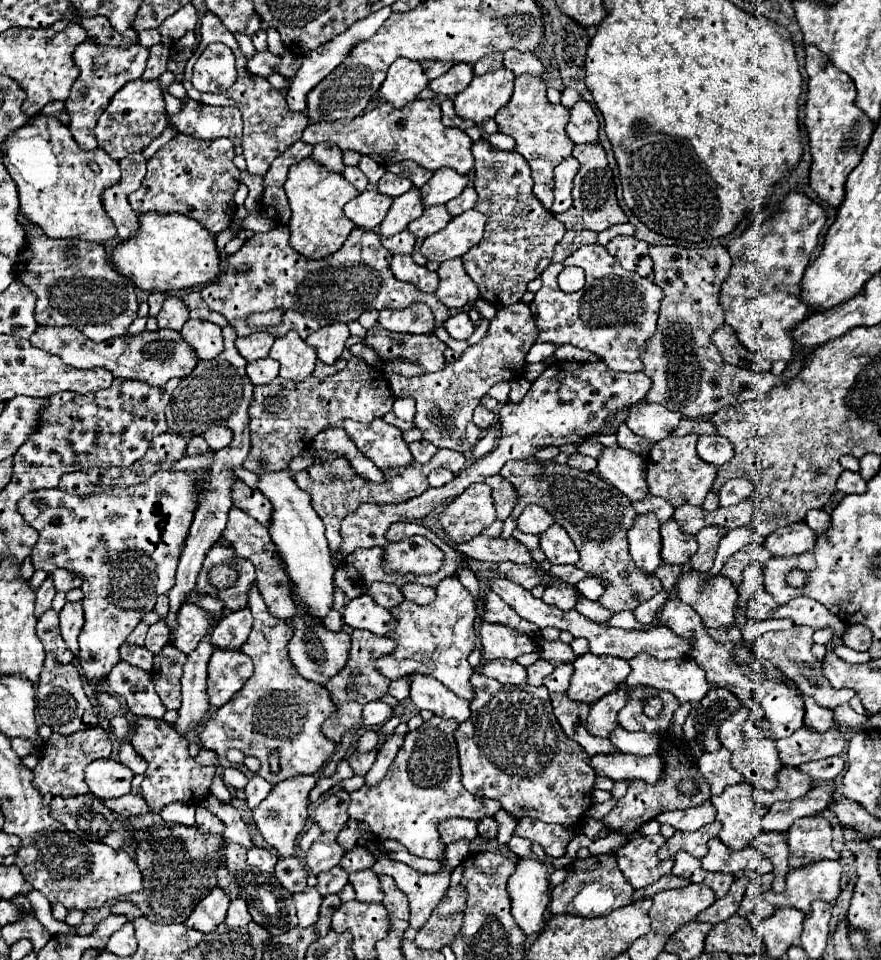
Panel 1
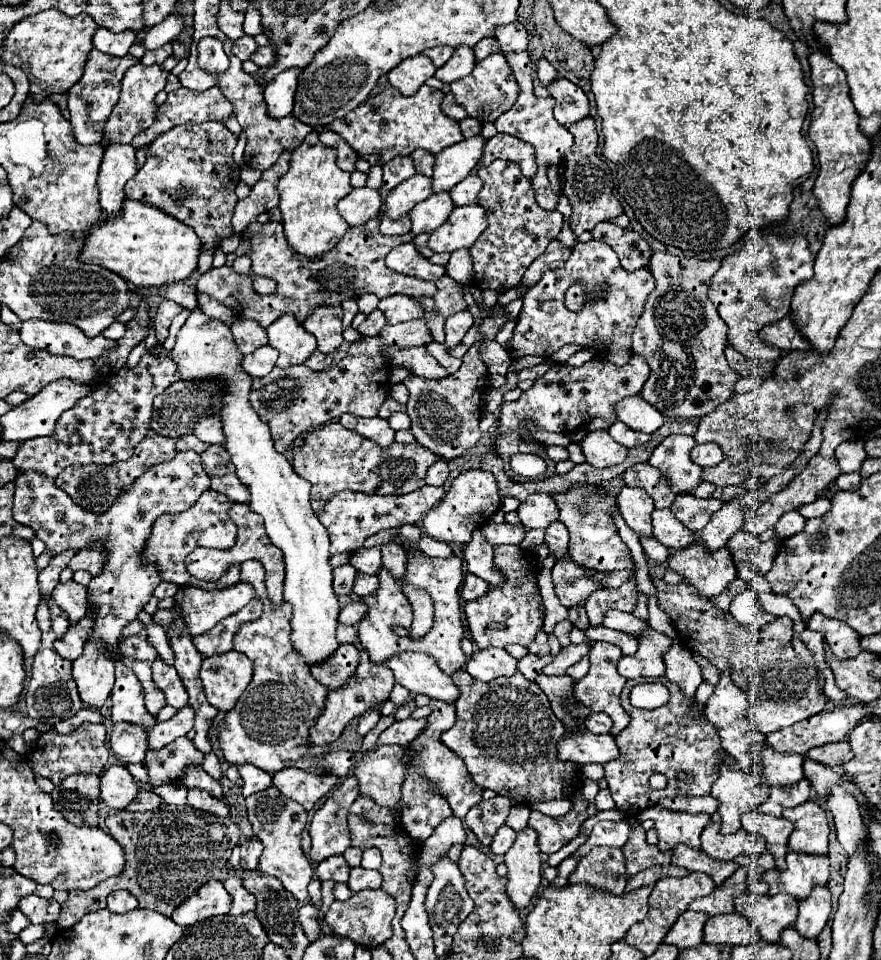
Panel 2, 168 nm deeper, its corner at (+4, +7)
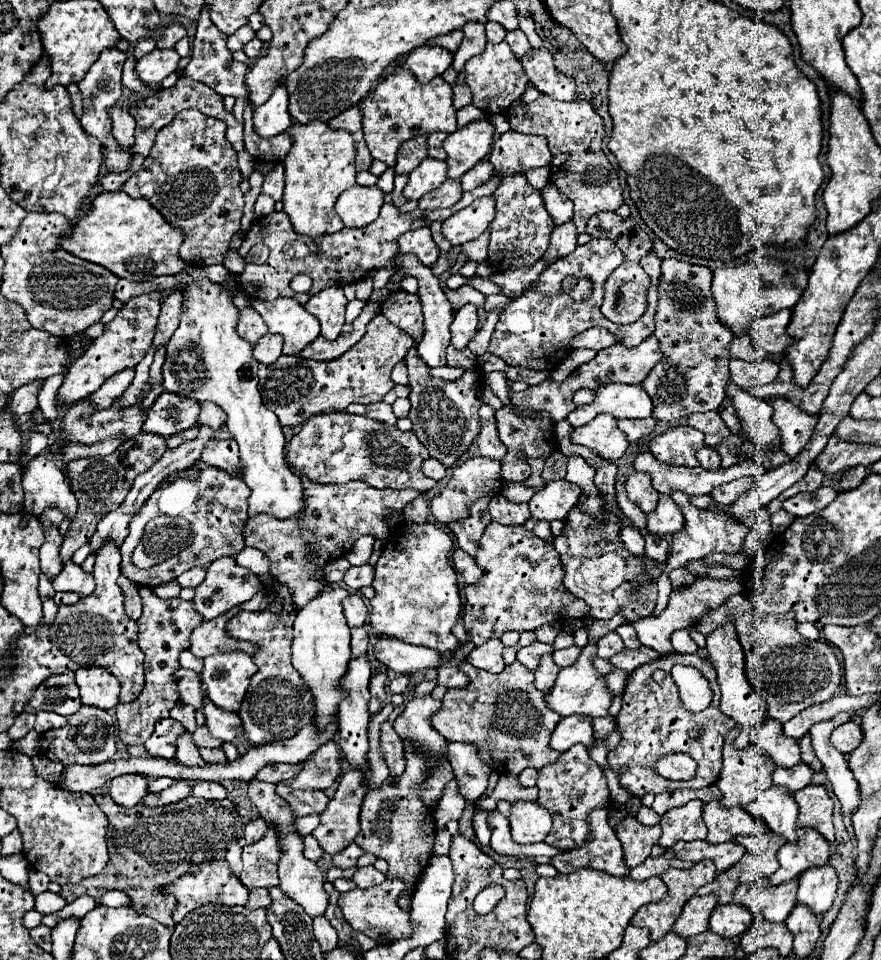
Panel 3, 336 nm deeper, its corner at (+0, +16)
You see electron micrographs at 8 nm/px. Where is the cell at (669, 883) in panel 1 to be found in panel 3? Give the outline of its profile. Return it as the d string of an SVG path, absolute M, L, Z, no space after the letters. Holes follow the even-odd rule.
M665 850L659 856L649 856L643 864L639 864L637 868L633 868L629 872L629 876L633 880L645 880L645 878L651 878L651 876L661 876L667 868L691 868L691 866L693 866L691 862L677 860L675 854L673 854L673 850Z

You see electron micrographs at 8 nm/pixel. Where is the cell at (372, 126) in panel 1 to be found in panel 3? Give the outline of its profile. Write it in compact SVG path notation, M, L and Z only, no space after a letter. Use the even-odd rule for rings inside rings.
M397 68L395 72L391 72L387 78L381 80L381 84L377 84L375 90L371 90L359 102L363 114L363 134L371 150L371 156L375 160L385 162L387 166L393 166L401 142L409 140L411 136L431 134L437 130L449 134L455 132L457 120L451 98L453 98L451 84L447 84L441 76L431 80L429 84L421 84L407 68Z

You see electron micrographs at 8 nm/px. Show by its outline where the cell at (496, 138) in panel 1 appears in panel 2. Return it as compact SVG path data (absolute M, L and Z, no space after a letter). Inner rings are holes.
M497 133L495 137L485 141L481 165L489 165L493 159L507 159L519 163L521 171L531 179L535 175L535 155L529 143L513 137Z

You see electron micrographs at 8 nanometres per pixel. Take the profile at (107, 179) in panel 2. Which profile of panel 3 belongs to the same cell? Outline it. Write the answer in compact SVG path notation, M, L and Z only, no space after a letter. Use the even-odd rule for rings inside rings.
M119 106L109 108L109 116L111 116L111 122L113 122L113 136L115 136L115 140L123 148L131 150L131 144L135 142L135 136L133 136L135 120L133 120L133 116L127 110L121 110Z

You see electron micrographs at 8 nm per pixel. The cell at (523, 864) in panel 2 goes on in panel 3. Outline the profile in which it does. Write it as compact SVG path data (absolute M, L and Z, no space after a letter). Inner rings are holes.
M513 802L511 804L511 836L517 844L535 844L551 830L551 814L537 802Z

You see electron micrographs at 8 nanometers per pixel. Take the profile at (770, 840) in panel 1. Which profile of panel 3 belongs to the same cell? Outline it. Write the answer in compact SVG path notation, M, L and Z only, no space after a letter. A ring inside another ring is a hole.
M771 786L761 792L759 798L747 804L747 810L753 816L761 816L761 820L773 830L787 838L787 842L795 842L795 822L797 822L797 802L785 786Z

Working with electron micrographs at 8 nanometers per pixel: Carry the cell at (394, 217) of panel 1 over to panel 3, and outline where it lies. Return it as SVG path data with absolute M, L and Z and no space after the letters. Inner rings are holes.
M425 158L409 174L409 182L407 182L403 194L409 200L419 200L423 194L439 188L445 180L447 180L447 162L435 160L435 158Z

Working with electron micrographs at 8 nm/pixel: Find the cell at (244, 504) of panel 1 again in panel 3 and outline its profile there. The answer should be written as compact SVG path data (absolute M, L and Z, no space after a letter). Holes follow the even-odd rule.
M233 438L231 440L209 440L203 448L201 460L215 466L215 468L231 472L231 474L237 474L241 468L239 446L235 444Z

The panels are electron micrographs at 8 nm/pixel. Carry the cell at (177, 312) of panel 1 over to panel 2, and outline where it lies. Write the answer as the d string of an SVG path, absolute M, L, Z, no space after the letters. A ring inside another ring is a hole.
M163 301L159 307L157 307L157 313L155 313L155 331L157 331L157 341L165 341L167 335L169 335L169 327L171 327L171 321L183 311L181 305L177 305L175 301Z

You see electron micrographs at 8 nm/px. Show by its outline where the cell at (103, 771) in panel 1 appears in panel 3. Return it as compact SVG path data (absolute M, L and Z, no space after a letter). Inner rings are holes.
M125 774L111 780L109 796L119 806L135 806L147 794L147 778L139 774Z

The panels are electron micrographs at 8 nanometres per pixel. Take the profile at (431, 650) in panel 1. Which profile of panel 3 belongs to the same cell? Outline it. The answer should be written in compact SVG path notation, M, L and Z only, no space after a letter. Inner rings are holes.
M403 520L389 530L389 538L375 566L375 596L369 600L371 630L377 636L399 638L407 644L439 652L453 652L459 646L459 640L451 632L461 612L457 572L449 560L451 552L451 536L431 522L411 524Z

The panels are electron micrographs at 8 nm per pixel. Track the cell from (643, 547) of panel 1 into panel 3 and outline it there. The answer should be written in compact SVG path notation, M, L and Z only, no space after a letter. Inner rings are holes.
M635 472L627 478L627 496L631 502L635 502L645 514L653 512L659 492L651 486L651 476L647 472Z

